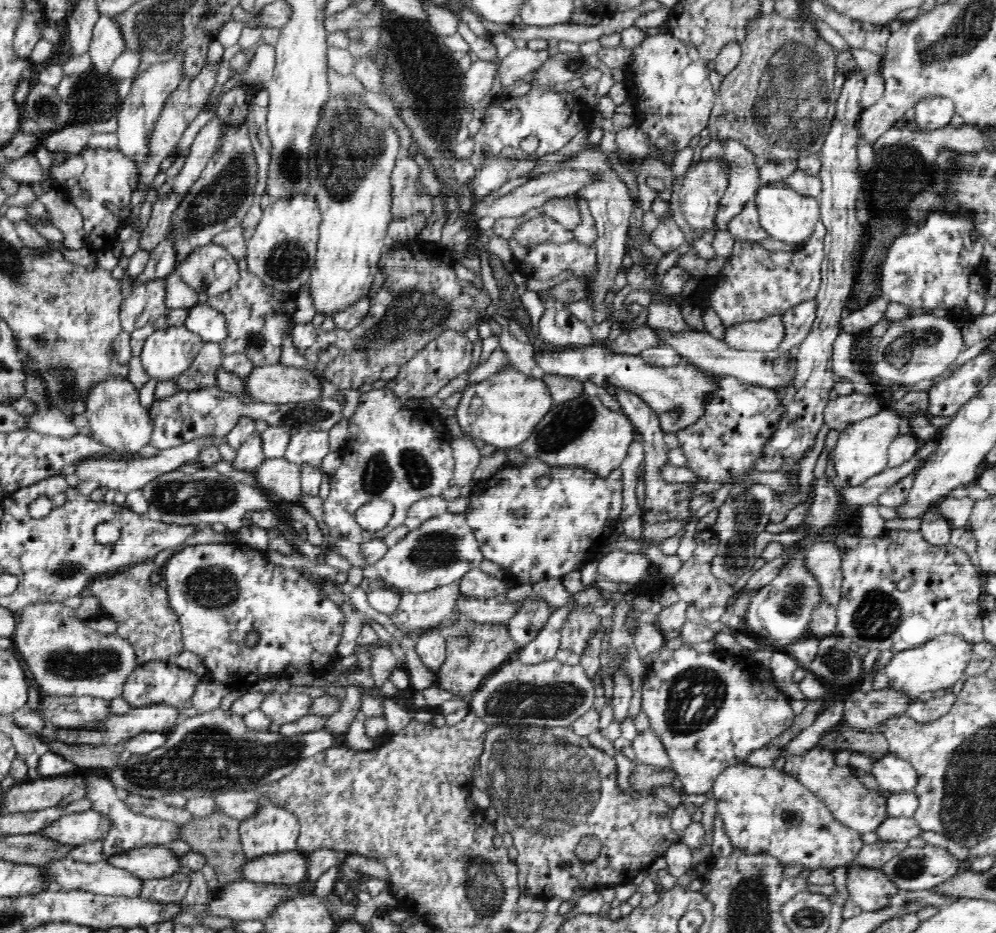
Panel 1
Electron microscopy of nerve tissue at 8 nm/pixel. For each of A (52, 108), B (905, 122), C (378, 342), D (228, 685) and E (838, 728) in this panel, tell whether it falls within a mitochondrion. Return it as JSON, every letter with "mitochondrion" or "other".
{"A":"mitochondrion","B":"other","C":"mitochondrion","D":"other","E":"other"}

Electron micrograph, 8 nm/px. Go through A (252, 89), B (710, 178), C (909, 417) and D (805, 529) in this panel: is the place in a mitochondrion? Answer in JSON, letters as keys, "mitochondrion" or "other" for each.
{"A":"other","B":"mitochondrion","C":"other","D":"other"}

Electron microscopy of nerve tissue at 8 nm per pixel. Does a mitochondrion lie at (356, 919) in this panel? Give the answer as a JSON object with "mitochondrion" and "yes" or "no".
{"mitochondrion":"no"}

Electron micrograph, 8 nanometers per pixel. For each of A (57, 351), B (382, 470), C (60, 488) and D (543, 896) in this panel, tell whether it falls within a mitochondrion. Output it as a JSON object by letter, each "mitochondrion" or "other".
{"A":"mitochondrion","B":"mitochondrion","C":"other","D":"other"}

